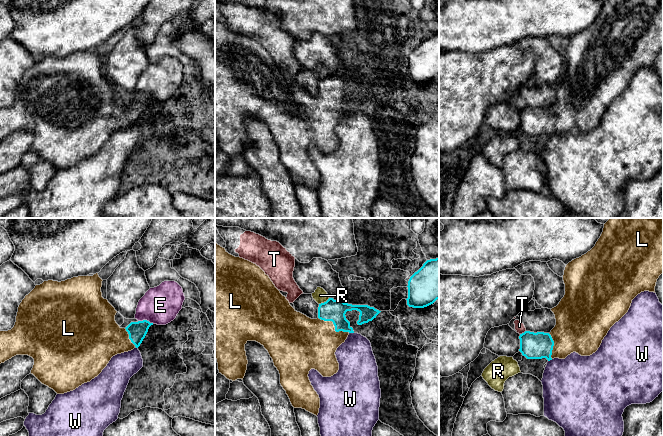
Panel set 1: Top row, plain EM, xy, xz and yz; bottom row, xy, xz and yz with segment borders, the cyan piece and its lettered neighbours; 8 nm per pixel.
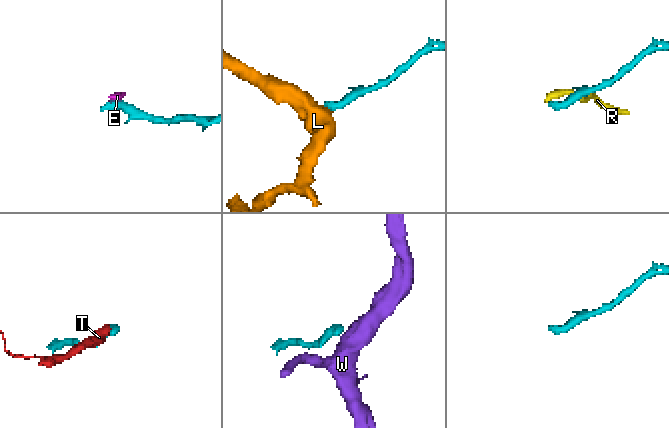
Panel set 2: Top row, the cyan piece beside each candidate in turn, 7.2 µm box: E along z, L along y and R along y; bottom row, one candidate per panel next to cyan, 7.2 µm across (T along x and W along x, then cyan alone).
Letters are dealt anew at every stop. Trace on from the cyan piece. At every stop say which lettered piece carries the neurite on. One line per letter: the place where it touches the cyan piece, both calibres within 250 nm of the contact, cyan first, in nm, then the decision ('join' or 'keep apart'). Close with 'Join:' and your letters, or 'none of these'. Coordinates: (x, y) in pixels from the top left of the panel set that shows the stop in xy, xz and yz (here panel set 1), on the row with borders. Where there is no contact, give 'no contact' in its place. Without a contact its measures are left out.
E: xy (146, 320) | 150/300 nm | keep apart
L: xz (334, 325) | 180/400 nm | join
R: xz (324, 302) | 180/110 nm | keep apart
T: yz (522, 333) | 220/80 nm | keep apart
W: xz (351, 332) | 180/300 nm | keep apart
Join: L

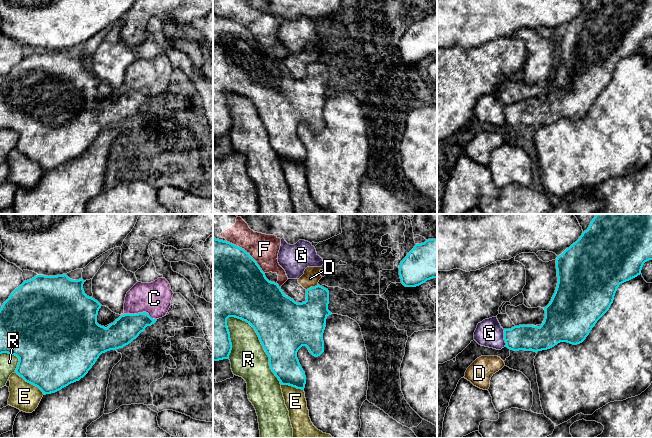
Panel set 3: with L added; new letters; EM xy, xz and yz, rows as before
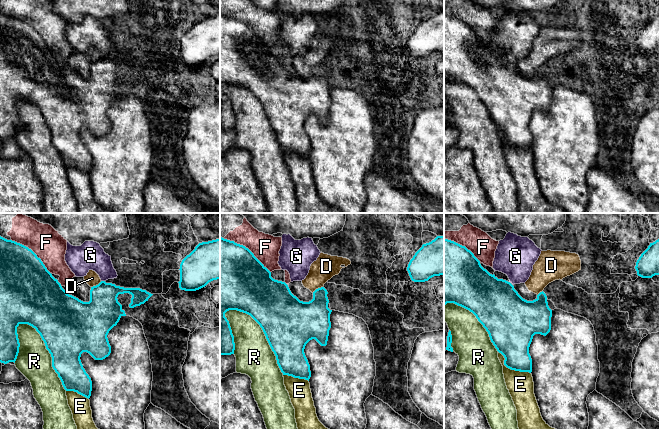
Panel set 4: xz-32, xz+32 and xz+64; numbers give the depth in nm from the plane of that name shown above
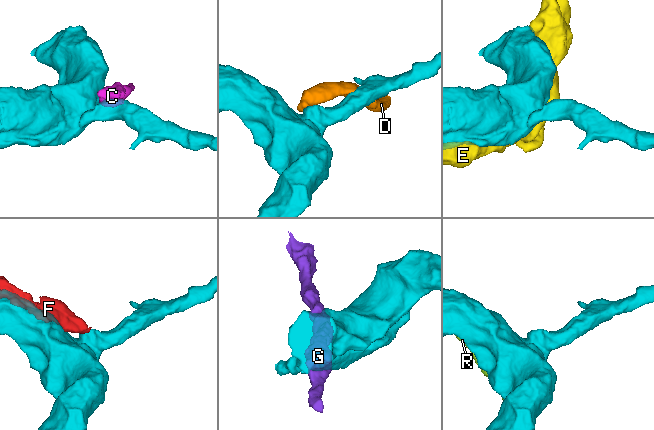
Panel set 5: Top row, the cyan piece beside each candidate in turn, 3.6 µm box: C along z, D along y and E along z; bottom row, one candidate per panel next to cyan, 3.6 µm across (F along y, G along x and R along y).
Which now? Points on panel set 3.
C: xy (140, 313) | 220/260 nm | keep apart
D: xz (312, 287) | 280/140 nm | keep apart
E: xy (29, 382) | 500/220 nm | keep apart
F: xz (246, 252) | 500/240 nm | keep apart
G: yz (504, 338) | 200/220 nm | keep apart
R: xz (261, 343) | 440/300 nm | keep apart
Join: none of these

